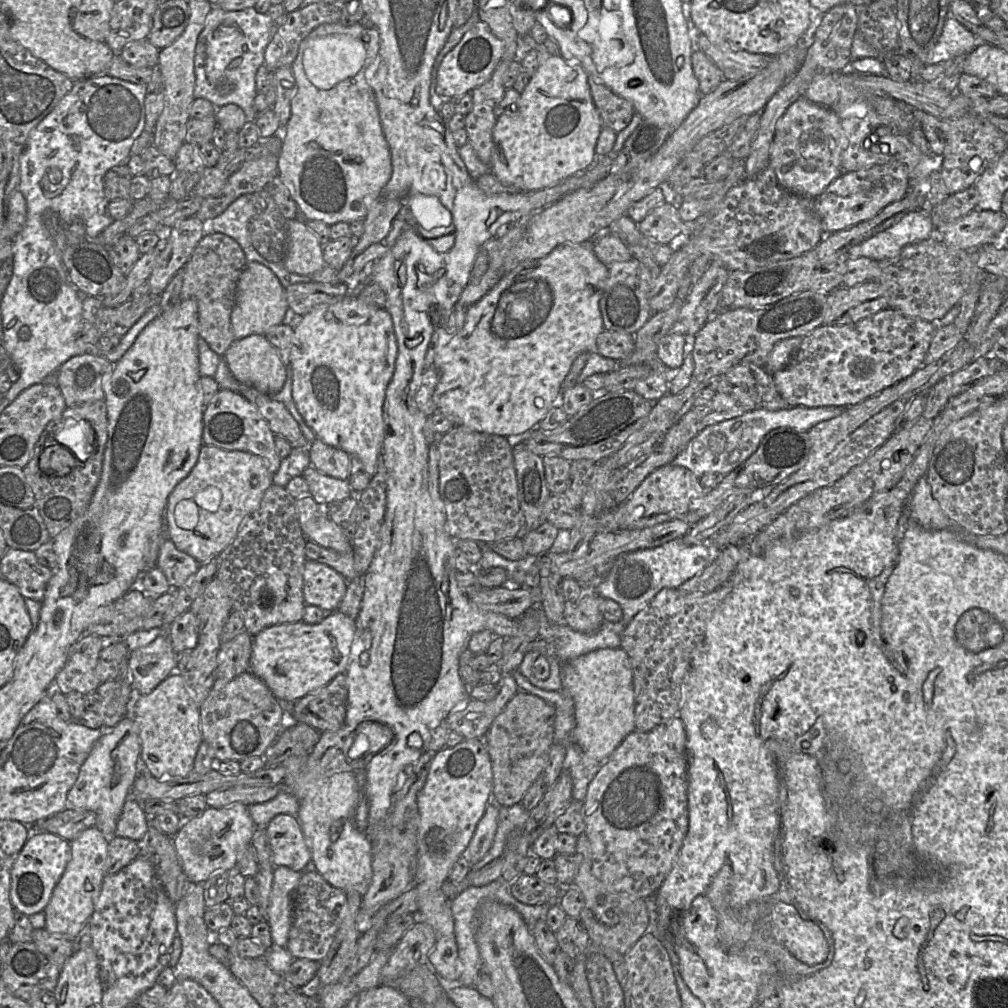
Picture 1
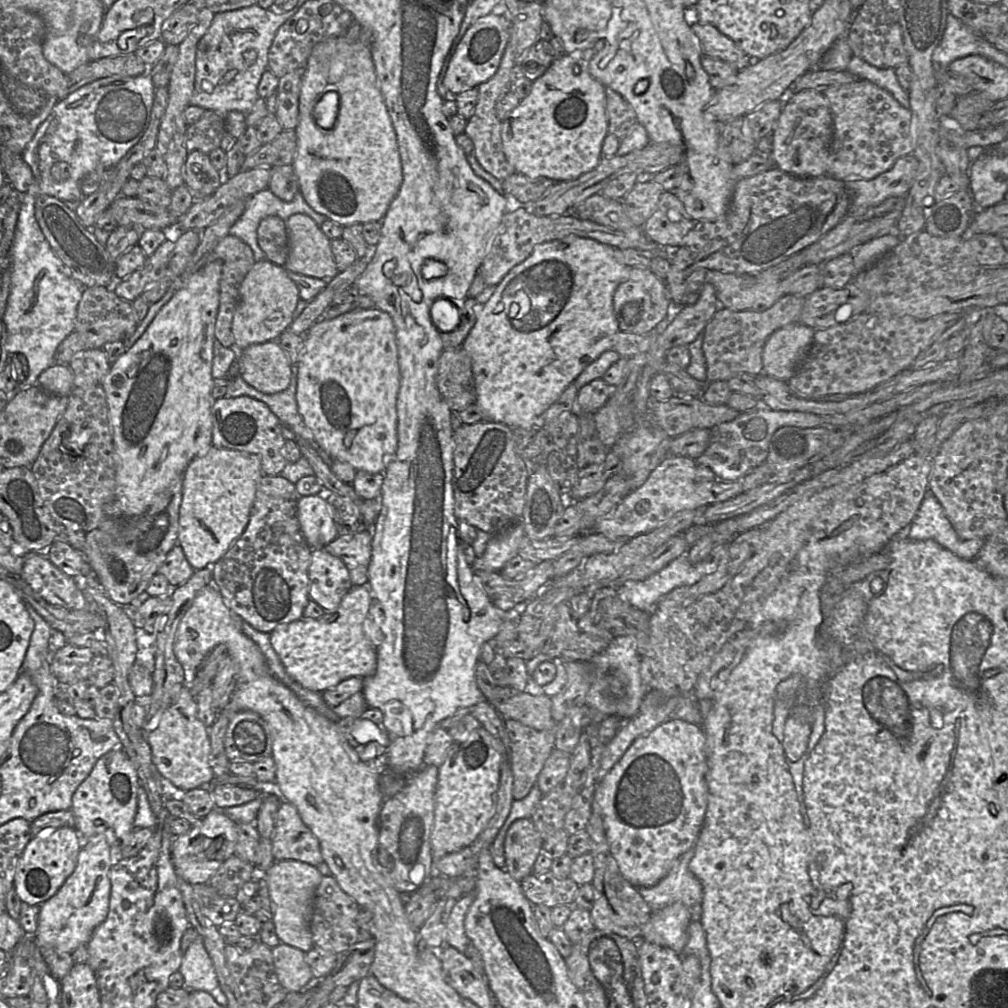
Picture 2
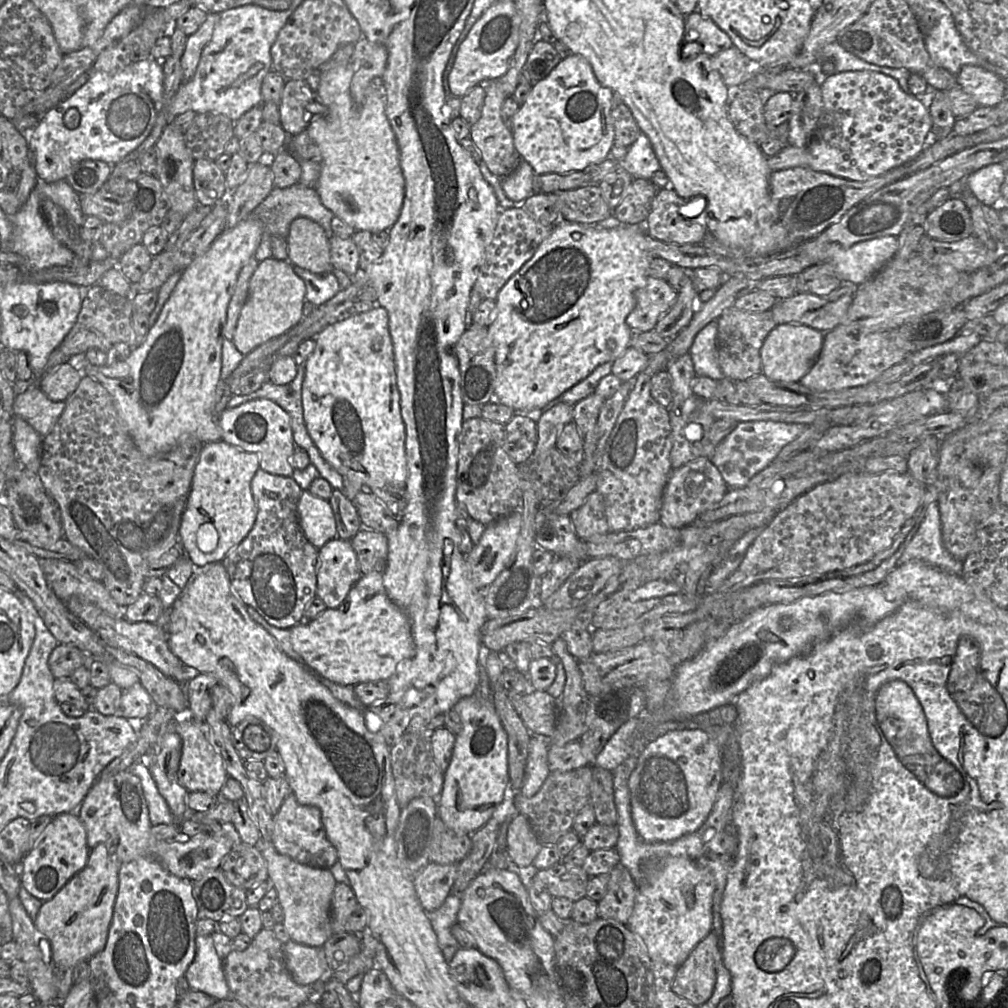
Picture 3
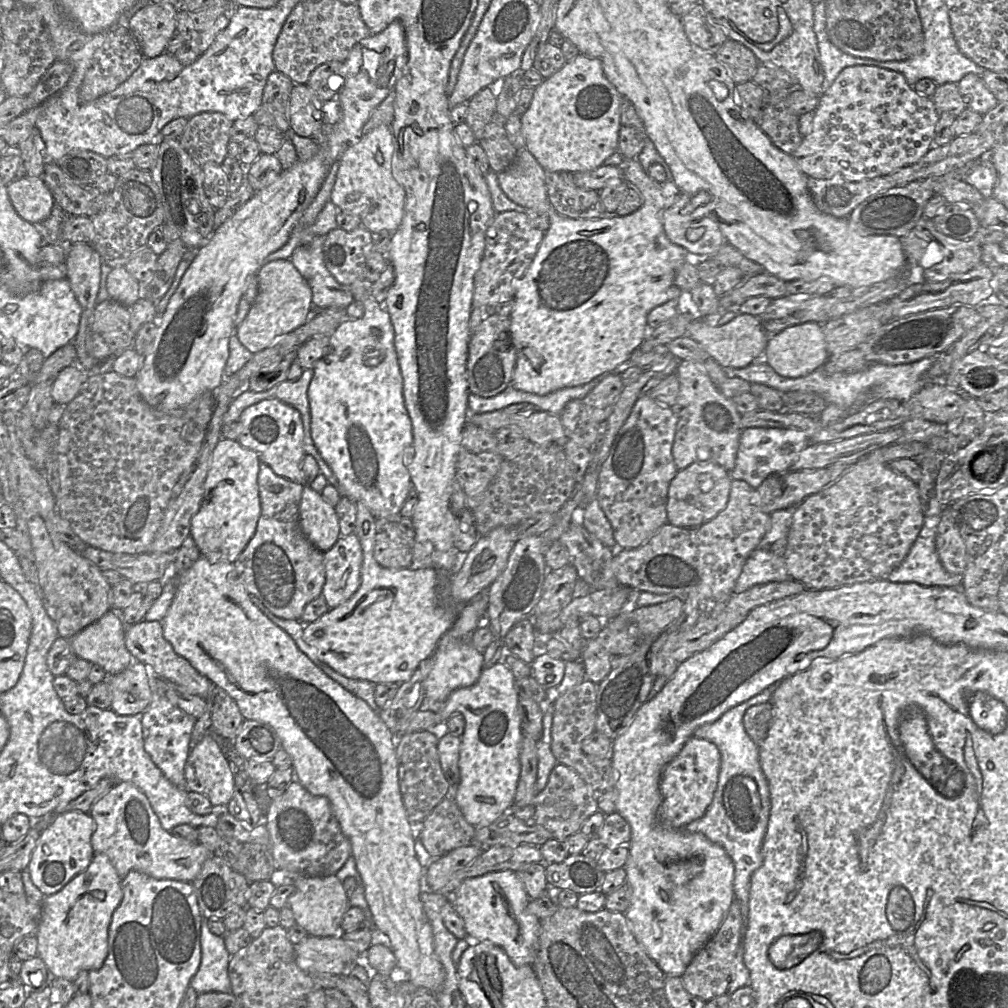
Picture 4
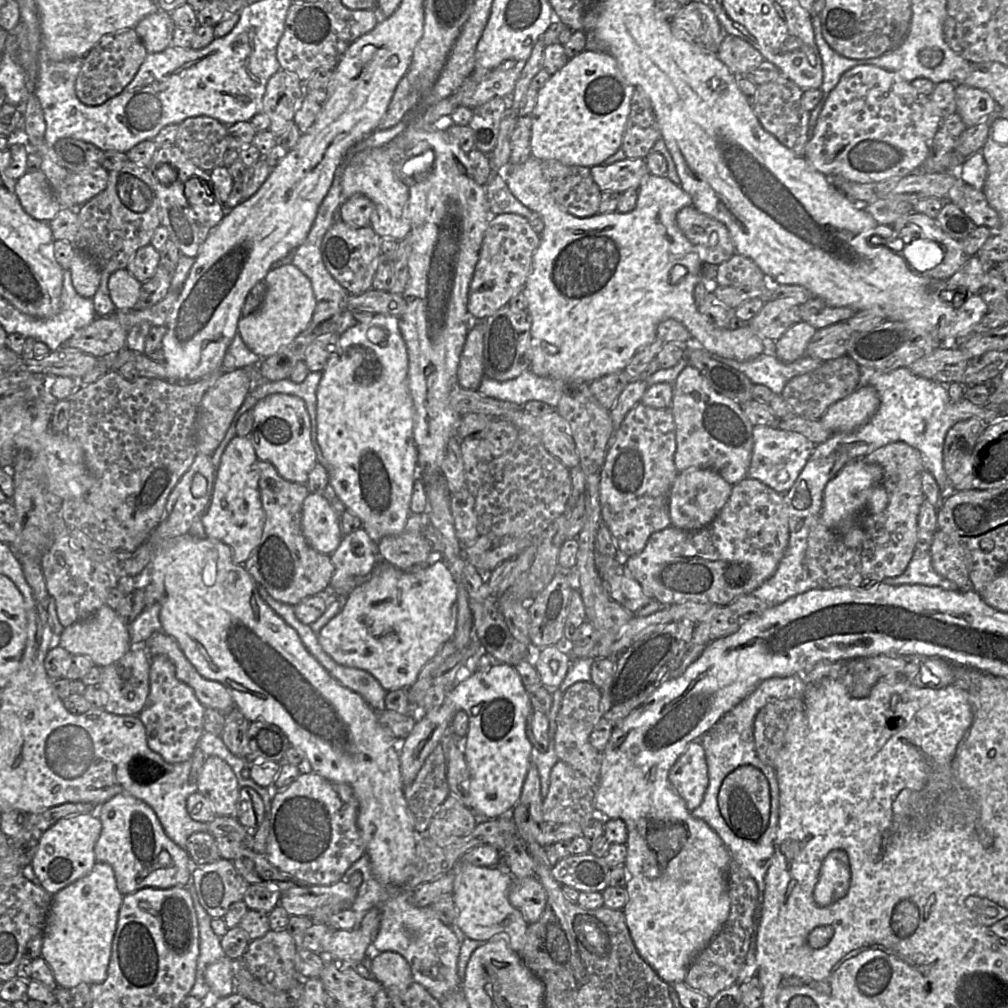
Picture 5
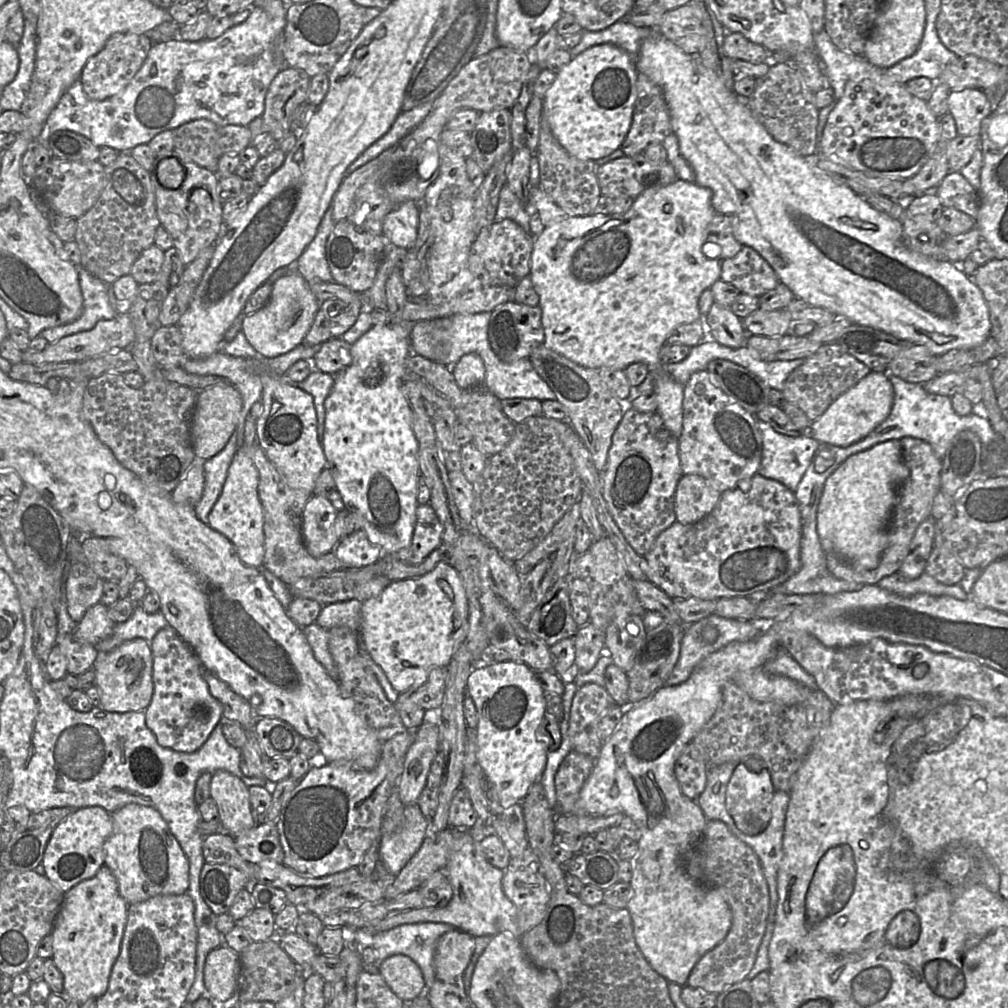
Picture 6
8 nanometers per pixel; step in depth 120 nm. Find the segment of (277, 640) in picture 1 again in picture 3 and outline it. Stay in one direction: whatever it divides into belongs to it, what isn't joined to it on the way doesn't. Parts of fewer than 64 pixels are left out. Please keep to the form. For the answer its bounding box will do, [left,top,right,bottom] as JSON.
[290,571,415,685]

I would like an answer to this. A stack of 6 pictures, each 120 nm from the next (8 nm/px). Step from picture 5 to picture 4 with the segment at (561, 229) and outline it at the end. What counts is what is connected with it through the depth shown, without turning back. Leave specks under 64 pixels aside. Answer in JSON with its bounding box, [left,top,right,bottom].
[497,149,769,396]

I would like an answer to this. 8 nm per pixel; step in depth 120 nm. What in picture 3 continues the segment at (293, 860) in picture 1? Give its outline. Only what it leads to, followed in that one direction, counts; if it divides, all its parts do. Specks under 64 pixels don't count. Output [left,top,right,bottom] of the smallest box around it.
[272,793,338,870]

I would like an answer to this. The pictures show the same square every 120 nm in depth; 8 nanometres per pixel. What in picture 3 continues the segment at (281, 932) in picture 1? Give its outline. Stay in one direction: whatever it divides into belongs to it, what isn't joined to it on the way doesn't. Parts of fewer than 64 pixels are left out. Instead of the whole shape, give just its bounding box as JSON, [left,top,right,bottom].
[255,839,337,947]

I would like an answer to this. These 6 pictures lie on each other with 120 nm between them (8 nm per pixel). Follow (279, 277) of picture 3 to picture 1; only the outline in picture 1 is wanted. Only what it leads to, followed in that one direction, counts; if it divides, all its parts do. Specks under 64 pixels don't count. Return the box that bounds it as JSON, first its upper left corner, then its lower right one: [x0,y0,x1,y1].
[231,262,288,339]

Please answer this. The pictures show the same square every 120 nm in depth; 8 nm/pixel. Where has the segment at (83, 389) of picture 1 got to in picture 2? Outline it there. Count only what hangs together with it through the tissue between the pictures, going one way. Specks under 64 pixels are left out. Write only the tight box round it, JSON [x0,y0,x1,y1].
[68,348,112,387]

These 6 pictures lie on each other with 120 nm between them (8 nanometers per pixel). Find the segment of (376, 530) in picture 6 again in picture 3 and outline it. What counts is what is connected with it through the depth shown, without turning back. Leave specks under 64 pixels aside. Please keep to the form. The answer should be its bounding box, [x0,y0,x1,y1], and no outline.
[287,217,408,489]

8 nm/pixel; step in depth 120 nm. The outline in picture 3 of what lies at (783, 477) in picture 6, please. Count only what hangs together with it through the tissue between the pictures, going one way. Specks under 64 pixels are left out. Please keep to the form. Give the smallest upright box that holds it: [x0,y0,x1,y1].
[710,420,807,488]

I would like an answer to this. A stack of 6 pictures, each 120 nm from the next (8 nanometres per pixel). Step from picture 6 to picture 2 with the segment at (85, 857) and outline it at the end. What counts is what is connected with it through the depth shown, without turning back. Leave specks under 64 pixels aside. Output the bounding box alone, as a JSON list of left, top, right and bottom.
[14,827,84,905]

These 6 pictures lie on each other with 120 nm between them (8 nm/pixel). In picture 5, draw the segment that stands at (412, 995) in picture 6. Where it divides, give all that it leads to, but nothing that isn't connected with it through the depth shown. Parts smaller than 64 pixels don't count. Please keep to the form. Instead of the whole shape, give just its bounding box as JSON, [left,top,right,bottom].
[371,952,414,990]

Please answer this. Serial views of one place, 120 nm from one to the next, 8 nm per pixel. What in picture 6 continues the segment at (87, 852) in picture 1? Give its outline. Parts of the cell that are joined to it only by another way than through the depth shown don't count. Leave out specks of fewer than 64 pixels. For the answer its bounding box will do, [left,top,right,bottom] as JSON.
[52,865,128,1005]

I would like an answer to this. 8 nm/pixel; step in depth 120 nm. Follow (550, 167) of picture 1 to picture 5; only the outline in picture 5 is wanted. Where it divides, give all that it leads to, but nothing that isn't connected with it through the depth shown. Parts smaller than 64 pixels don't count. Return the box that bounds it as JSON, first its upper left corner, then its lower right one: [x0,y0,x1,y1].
[531,50,633,168]

